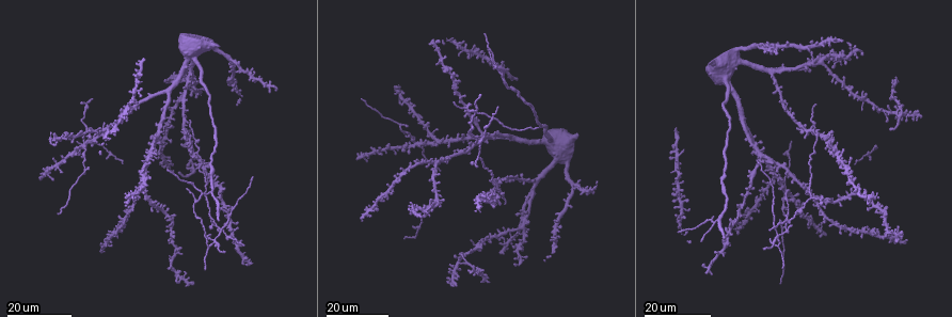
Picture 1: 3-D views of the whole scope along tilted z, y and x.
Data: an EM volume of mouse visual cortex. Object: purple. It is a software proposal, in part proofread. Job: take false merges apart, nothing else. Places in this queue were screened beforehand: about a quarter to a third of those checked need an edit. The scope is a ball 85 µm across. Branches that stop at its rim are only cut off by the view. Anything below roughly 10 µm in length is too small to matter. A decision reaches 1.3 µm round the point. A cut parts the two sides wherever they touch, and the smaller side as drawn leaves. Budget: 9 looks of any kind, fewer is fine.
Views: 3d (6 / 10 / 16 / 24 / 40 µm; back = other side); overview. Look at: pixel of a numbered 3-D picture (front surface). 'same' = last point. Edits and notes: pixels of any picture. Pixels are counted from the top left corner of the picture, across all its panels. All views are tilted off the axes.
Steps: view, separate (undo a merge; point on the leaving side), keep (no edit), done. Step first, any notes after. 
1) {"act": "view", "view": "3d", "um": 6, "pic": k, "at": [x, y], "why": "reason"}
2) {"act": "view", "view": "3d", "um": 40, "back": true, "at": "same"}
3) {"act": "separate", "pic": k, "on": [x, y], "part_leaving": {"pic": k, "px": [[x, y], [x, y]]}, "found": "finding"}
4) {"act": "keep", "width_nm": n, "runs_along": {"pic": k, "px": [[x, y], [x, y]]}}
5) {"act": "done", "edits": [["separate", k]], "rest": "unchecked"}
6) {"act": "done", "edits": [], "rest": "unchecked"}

{"act": "view", "view": "3d", "um": 16, "pic": 1, "at": [413, 142], "why": "four arms meet"}

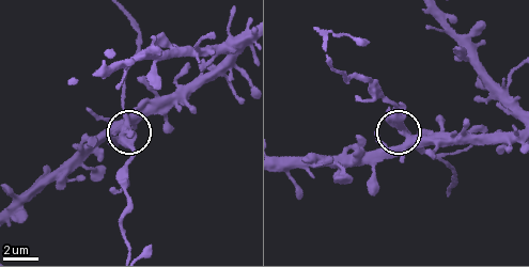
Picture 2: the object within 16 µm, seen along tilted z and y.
{"act": "view", "view": "3d", "um": 6, "pic": 2, "at": [133, 120]}

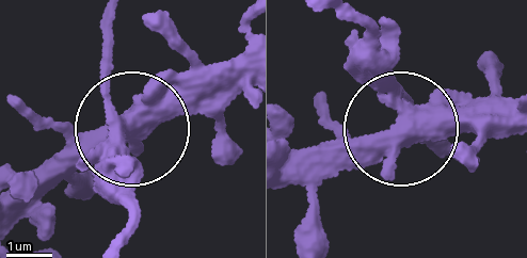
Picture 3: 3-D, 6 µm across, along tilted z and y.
{"act": "separate", "pic": 3, "on": [111, 203], "arms": 4, "part_leaving": {"pic": 3, "px": [[115, 136], [115, 194], [131, 225]]}, "found": "a second neuron is stuck on"}

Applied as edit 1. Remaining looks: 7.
{"act": "view", "view": "3d", "um": 24, "pic": 1, "at": [866, 155], "why": "two arms at a narrow angle"}

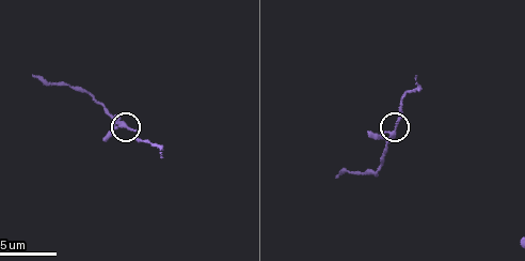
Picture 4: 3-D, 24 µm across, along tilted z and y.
{"act": "view", "view": "3d", "um": 6, "pic": 4, "at": [123, 122], "why": "closer look"}

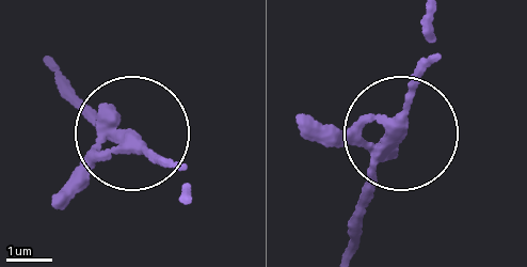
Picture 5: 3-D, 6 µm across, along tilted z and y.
{"act": "keep", "found": "continuous, no second neuron"}

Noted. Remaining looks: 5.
{"act": "view", "view": "3d", "um": 16, "pic": 1, "at": [878, 111], "why": "looks like a crossing"}

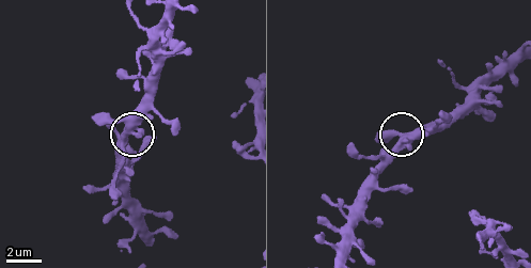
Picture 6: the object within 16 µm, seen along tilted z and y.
{"act": "view", "view": "3d", "um": 10, "pic": 6, "at": [403, 134]}

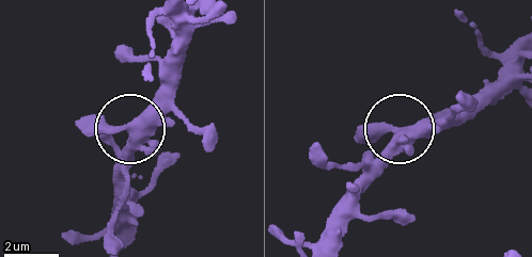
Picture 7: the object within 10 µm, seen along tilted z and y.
{"act": "keep", "arms": 4, "found": "all the same neuron"}

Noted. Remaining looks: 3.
{"act": "view", "view": "3d", "um": 16, "pic": 1, "at": [448, 74]}

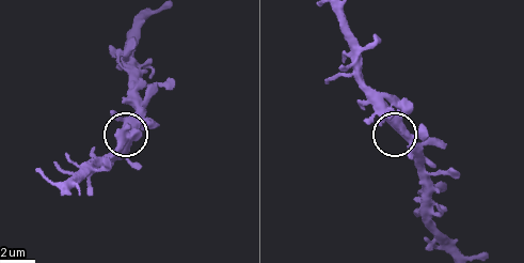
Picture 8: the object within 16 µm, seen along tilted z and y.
{"act": "view", "view": "3d", "um": 10, "pic": 8, "at": [399, 128]}

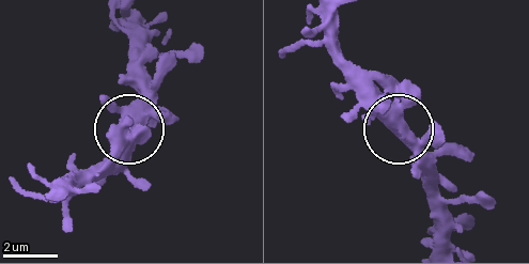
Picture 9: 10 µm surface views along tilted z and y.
{"act": "keep", "runs_along": {"pic": 9, "px": [[436, 242], [433, 180], [390, 115], [376, 76]]}, "found": "continuous, no second neuron"}

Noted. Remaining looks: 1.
{"act": "done", "edits": [["separate", 3]], "rest": "unchecked"}

